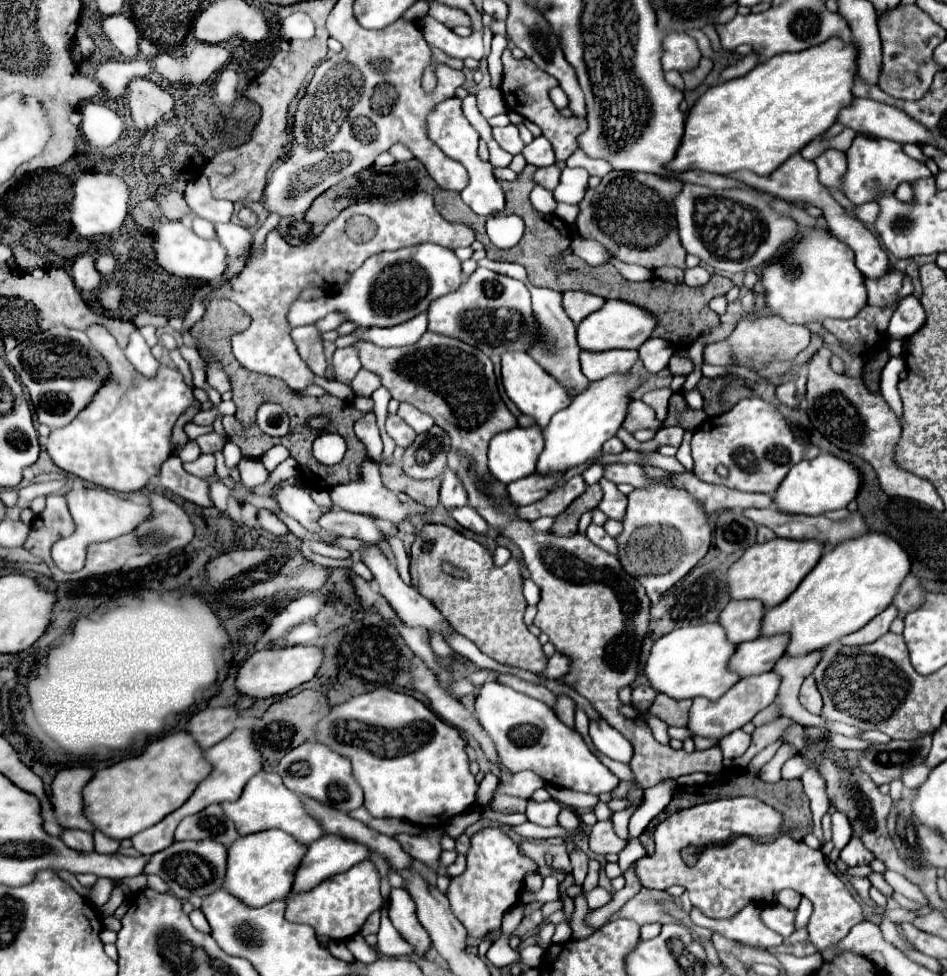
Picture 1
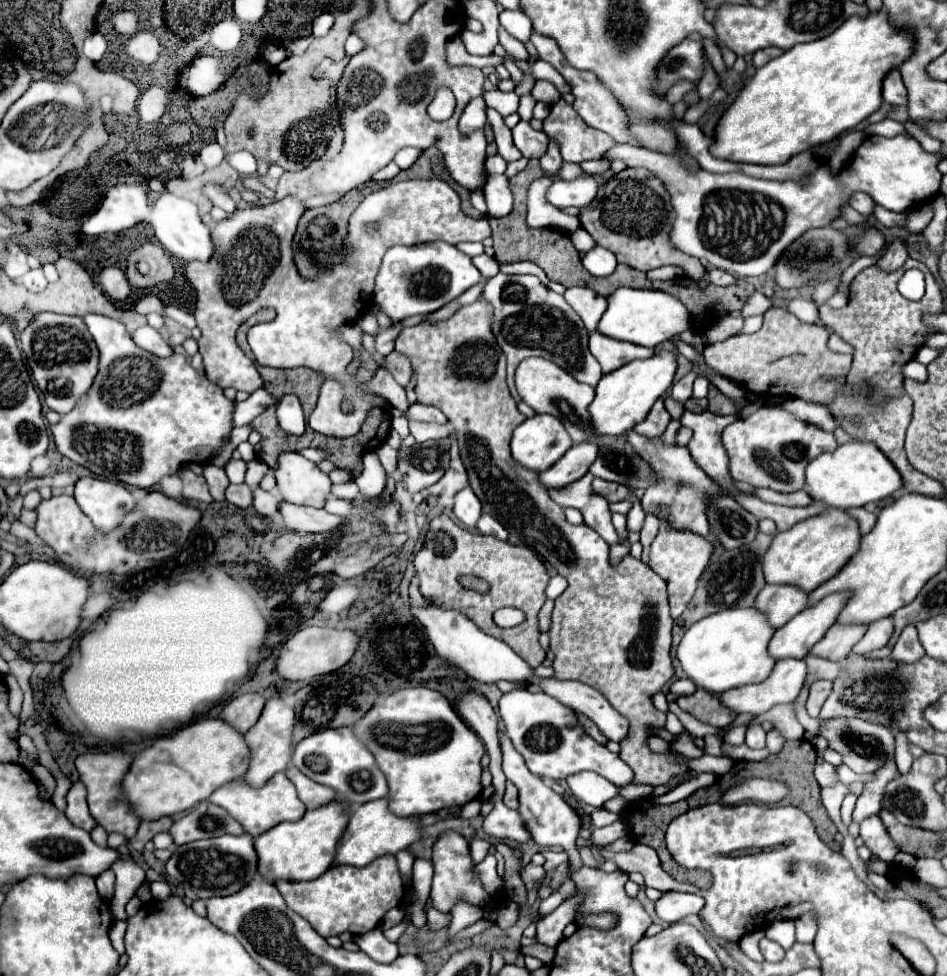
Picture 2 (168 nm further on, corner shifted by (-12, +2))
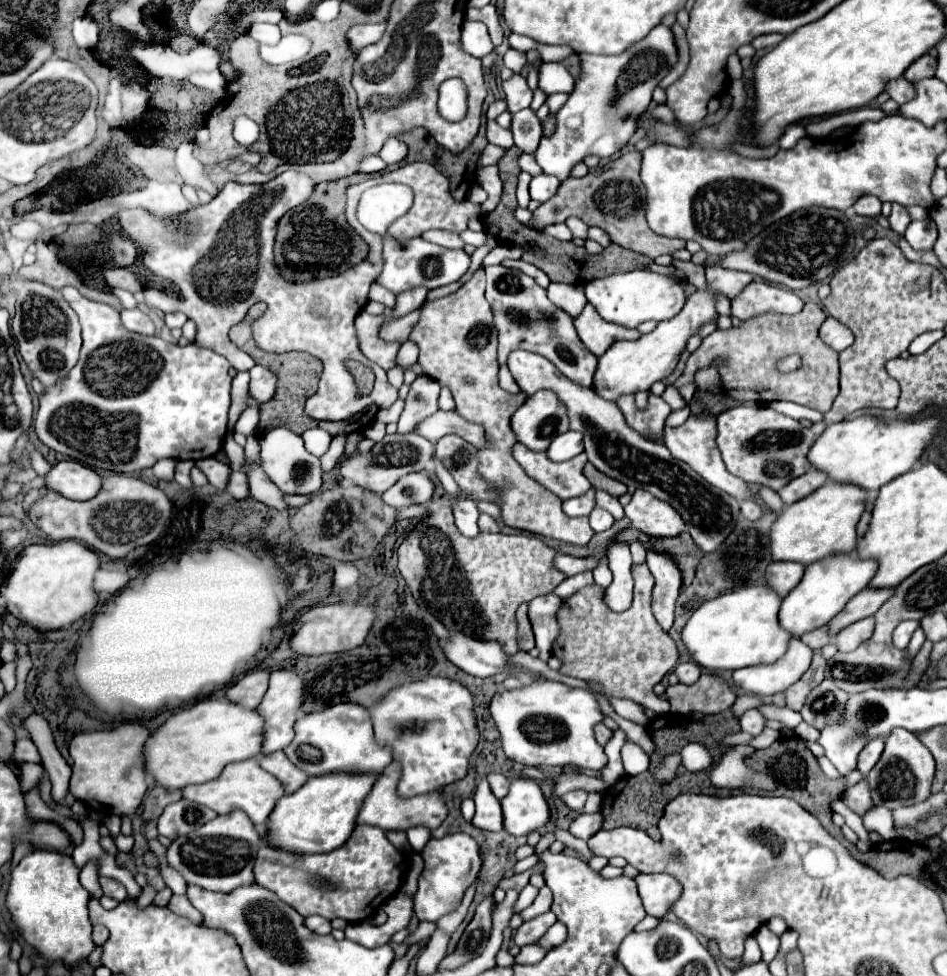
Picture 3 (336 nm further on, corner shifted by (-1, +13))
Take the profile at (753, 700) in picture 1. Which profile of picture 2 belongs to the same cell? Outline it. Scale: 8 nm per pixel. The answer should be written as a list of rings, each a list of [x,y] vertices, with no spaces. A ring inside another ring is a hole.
[[[795,658],[779,660],[777,666],[773,668],[773,674],[769,674],[769,678],[765,678],[759,684],[747,684],[747,686],[741,686],[741,688],[735,688],[735,690],[727,690],[727,692],[723,692],[719,696],[719,702],[721,702],[721,706],[735,712],[737,716],[741,716],[741,714],[761,716],[761,714],[769,712],[777,704],[791,704],[797,698],[797,694],[799,694],[799,690],[803,686],[805,674],[807,674],[805,660],[795,660]]]

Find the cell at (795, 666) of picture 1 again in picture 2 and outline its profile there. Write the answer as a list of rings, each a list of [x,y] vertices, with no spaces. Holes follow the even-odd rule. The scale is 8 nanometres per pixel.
[[[859,624],[831,626],[829,632],[825,634],[825,638],[821,638],[821,642],[817,642],[809,654],[817,656],[817,658],[841,662],[849,656],[851,648],[865,634],[865,630],[867,630],[867,626],[859,626]]]

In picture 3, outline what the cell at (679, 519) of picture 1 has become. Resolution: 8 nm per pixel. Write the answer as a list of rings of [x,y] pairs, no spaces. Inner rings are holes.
[[[648,551],[648,569],[654,575],[654,589],[652,589],[652,613],[656,621],[670,631],[674,623],[674,605],[680,595],[682,575],[676,563],[668,555],[660,555]]]

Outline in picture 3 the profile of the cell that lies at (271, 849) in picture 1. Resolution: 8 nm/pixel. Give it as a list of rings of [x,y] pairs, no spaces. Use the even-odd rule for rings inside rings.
[[[322,775],[310,777],[296,793],[284,795],[266,823],[266,839],[278,849],[304,853],[326,853],[342,847],[356,827],[362,801],[374,787],[378,775]]]

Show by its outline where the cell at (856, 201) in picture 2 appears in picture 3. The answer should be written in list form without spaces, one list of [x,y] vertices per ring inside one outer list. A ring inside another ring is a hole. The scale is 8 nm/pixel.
[[[864,195],[862,199],[858,199],[854,203],[854,211],[858,215],[864,215],[864,217],[878,217],[880,215],[880,209],[882,209],[880,199],[876,199],[872,195]]]

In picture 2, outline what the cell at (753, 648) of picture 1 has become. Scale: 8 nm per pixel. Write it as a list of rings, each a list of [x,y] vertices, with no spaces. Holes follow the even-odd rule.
[[[831,594],[811,608],[799,612],[791,622],[777,628],[769,640],[769,656],[781,658],[805,658],[807,652],[819,642],[833,626],[837,614],[845,606],[849,594]]]

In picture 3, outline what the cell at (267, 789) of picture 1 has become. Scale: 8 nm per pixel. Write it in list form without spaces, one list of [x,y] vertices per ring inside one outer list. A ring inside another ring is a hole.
[[[256,759],[230,763],[224,767],[224,771],[214,781],[208,781],[202,785],[190,785],[190,787],[182,789],[184,799],[206,805],[206,807],[214,809],[218,815],[226,815],[226,813],[232,813],[236,809],[242,809],[244,813],[248,813],[248,817],[252,819],[252,823],[256,827],[262,827],[268,821],[272,809],[276,807],[276,803],[282,795],[284,795],[282,783],[274,775],[270,775],[268,771],[258,767]]]

